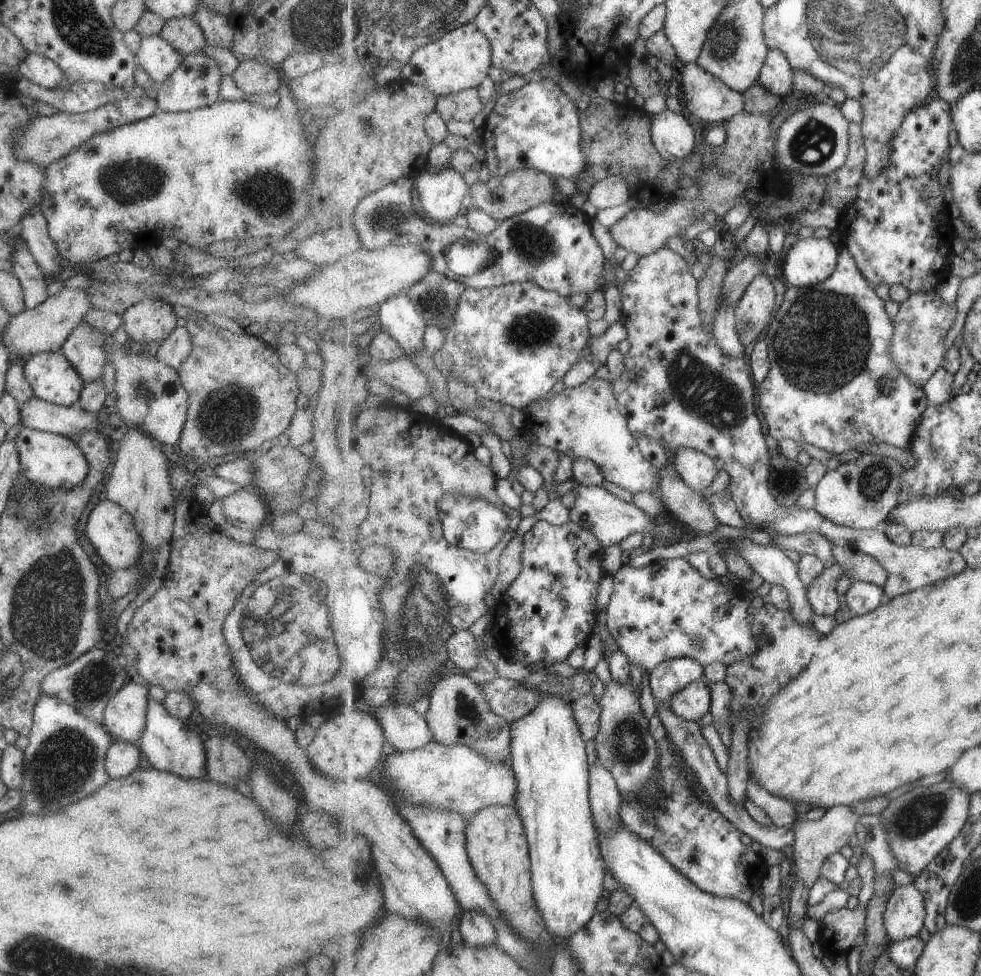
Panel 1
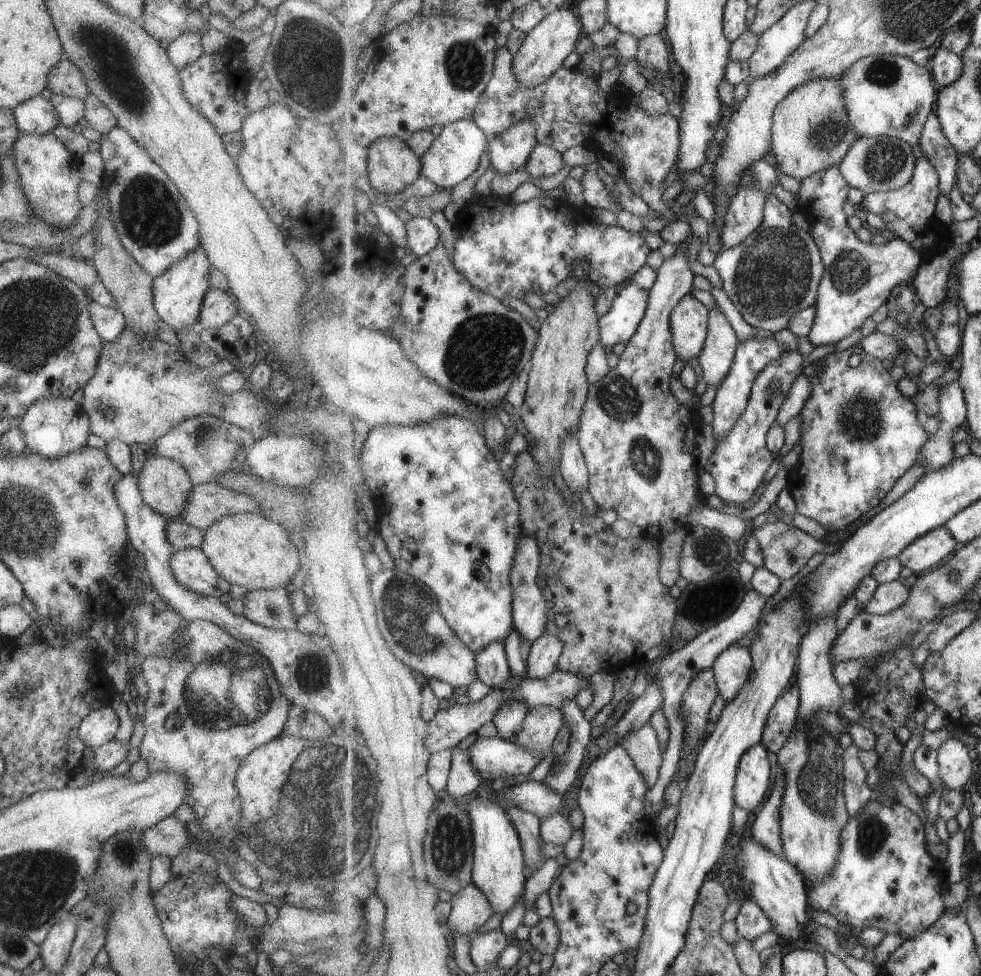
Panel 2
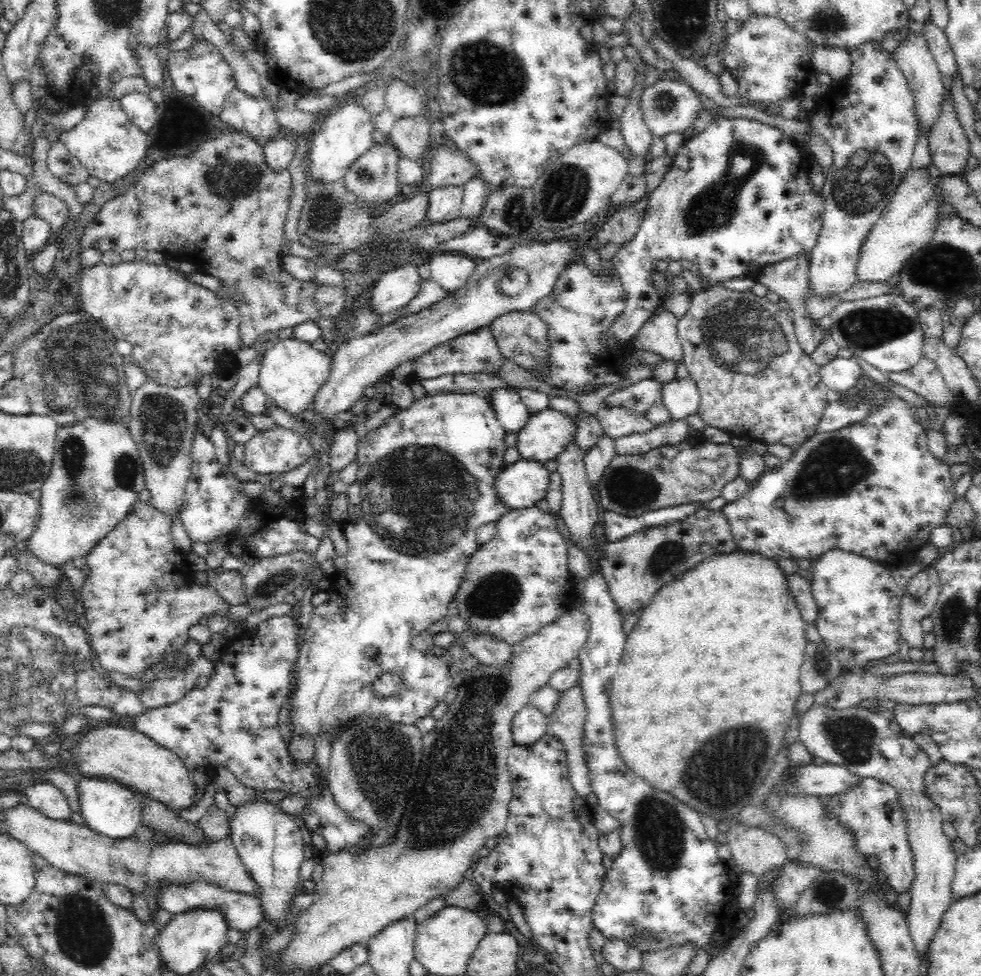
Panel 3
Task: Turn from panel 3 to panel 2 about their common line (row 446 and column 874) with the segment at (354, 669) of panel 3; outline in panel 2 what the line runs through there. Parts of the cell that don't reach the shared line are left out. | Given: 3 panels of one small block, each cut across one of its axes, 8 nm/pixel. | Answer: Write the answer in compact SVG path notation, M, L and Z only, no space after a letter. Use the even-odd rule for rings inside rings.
M860 345L848 347L841 353L835 351L825 356L821 361L823 361L822 367L817 367L814 362L809 363L805 367L804 375L809 378L812 391L801 414L802 428L799 443L802 446L802 452L797 464L789 471L788 488L795 497L797 512L799 514L816 520L828 533L838 533L839 531L845 531L847 527L850 527L855 521L862 518L867 511L876 508L882 503L882 500L894 490L895 484L898 483L903 474L913 464L918 462L922 448L926 446L927 441L932 436L921 425L923 417L919 416L918 406L912 397L905 397L899 392L897 382L891 378L887 362L867 354Z

